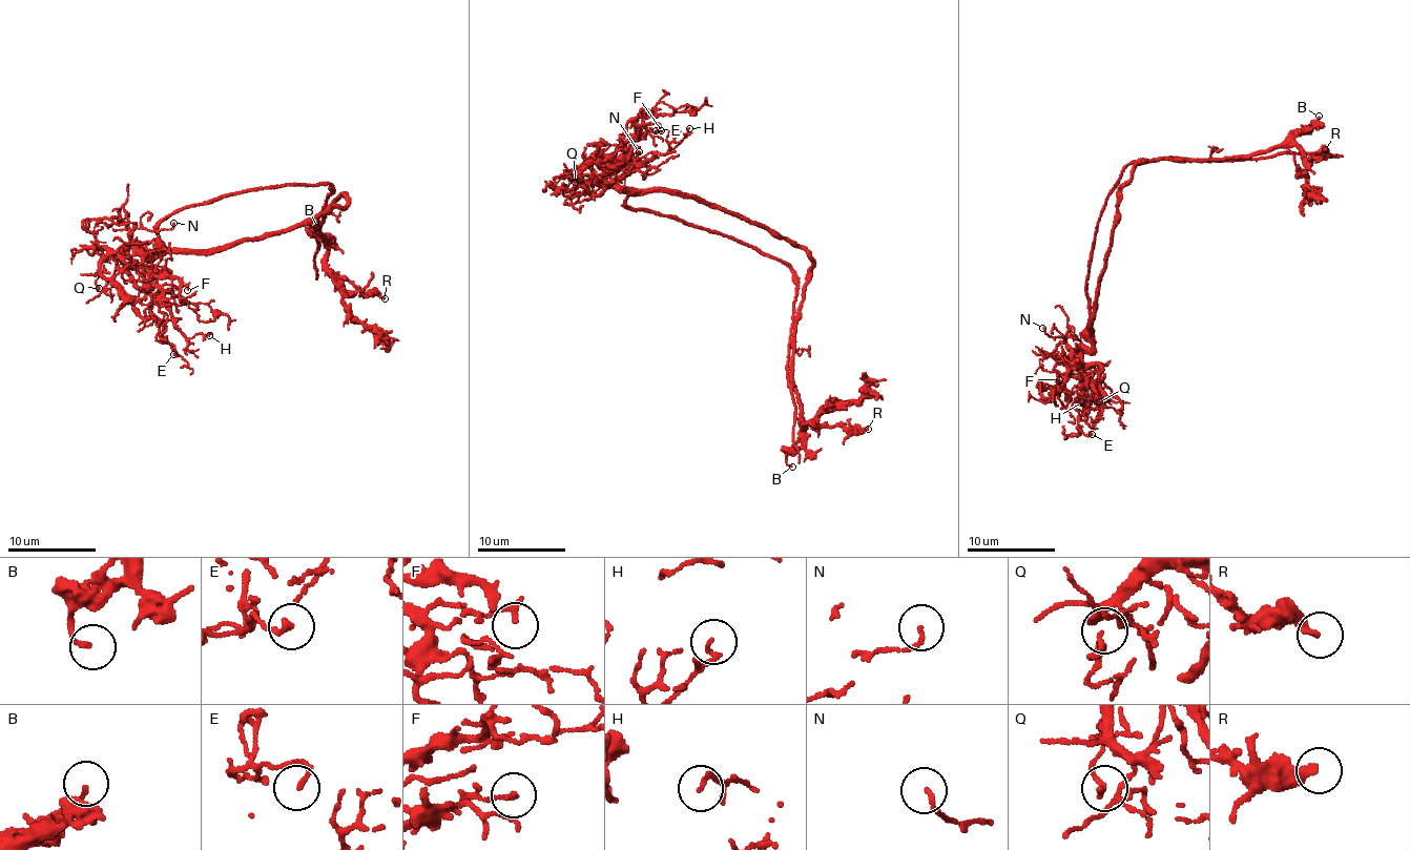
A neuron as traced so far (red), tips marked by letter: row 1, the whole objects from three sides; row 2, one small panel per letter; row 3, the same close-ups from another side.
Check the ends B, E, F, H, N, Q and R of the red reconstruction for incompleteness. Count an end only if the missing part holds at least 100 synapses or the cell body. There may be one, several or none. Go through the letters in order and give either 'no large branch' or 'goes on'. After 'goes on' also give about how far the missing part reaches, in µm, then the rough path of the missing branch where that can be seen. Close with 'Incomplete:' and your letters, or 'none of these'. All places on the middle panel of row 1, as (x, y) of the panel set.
B: no large branch
E: no large branch
F: no large branch
H: no large branch
N: no large branch
Q: no large branch
R: no large branch
Incomplete: none of these

